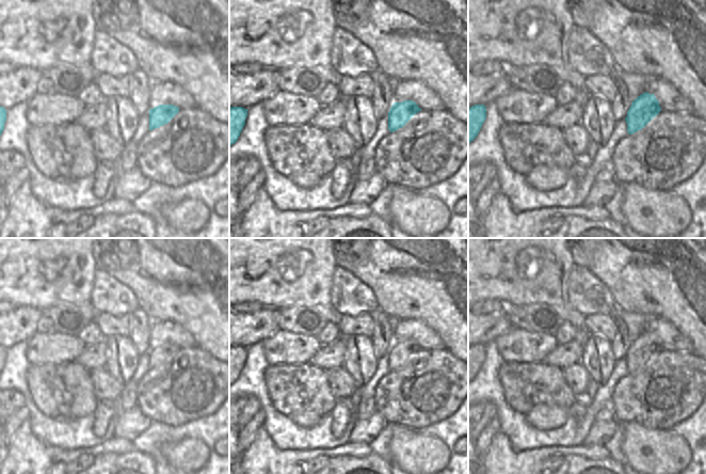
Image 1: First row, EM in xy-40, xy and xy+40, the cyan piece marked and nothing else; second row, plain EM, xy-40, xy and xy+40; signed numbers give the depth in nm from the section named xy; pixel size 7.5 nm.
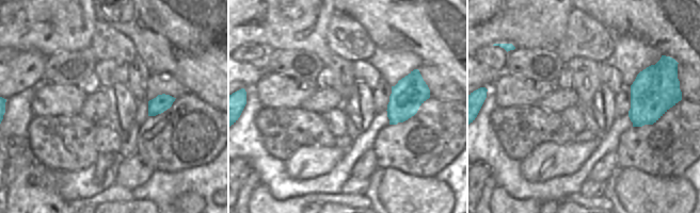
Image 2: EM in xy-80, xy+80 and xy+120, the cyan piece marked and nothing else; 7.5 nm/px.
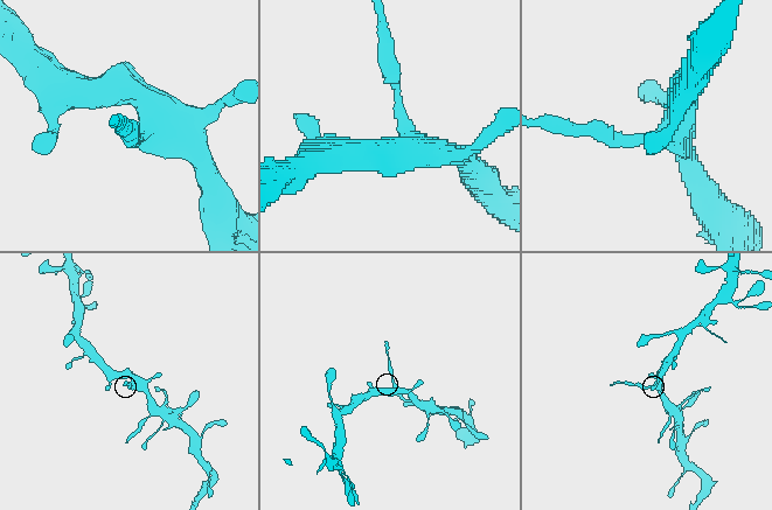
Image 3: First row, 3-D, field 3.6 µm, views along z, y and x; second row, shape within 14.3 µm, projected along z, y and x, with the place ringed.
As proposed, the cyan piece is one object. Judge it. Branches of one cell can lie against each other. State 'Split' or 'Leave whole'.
Split

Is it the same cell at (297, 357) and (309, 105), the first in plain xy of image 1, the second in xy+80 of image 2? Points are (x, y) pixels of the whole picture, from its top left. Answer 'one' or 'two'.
two

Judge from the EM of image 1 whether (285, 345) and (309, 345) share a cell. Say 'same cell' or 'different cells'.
same cell

